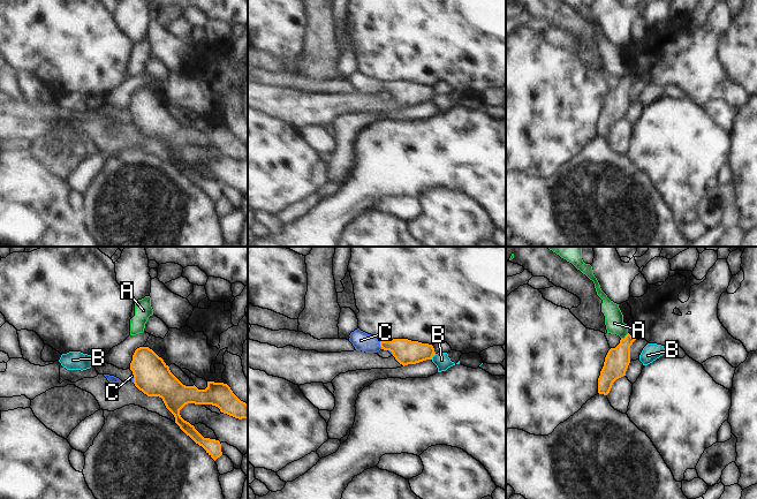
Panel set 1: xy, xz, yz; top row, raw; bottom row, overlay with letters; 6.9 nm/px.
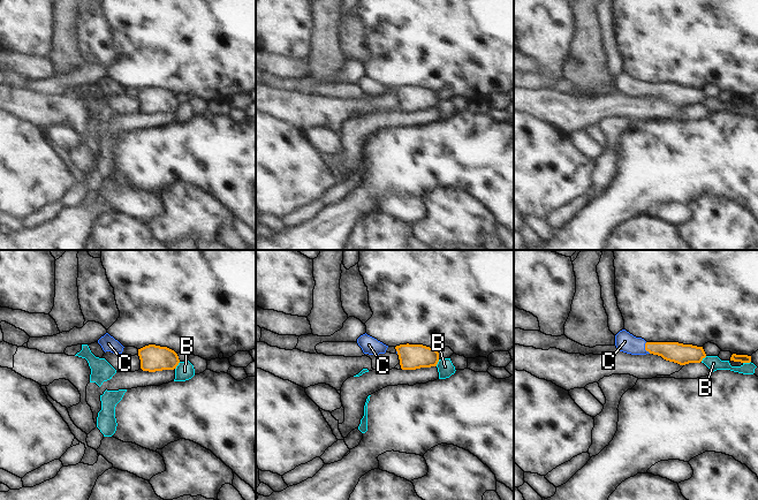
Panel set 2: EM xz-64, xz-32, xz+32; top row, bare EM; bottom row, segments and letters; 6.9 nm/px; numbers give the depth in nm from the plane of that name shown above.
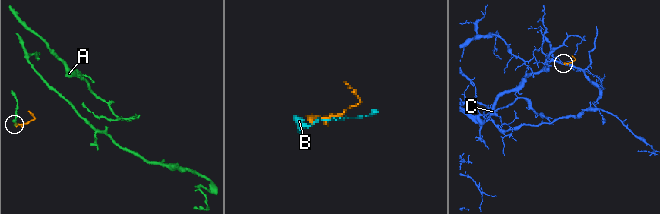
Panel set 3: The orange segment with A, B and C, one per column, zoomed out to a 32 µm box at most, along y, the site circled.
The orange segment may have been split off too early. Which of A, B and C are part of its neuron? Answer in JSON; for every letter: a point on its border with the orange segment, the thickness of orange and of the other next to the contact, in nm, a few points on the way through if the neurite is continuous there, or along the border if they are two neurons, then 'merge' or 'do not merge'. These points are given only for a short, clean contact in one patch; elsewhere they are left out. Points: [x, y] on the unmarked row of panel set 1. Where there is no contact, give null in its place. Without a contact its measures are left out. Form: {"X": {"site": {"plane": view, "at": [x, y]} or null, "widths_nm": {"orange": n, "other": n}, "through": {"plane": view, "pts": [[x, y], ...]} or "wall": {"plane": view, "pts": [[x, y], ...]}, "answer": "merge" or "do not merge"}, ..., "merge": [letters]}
{"A": {"site": {"plane": "yz", "at": [626, 78]}, "widths_nm": {"orange": 170, "other": 130}, "wall": {"plane": "yz", "pts": [[628, 75], [621, 81]]}, "answer": "do not merge"}, "B": {"site": {"plane": "xz", "at": [432, 98]}, "widths_nm": {"orange": 180, "other": 110}, "answer": "do not merge"}, "C": {"site": {"plane": "xz", "at": [380, 87]}, "widths_nm": {"orange": 180, "other": 130}, "through": {"plane": "xz", "pts": [[406, 93], [394, 88], [380, 87], [370, 87], [361, 82]]}, "answer": "merge"}, "merge": ["C"]}

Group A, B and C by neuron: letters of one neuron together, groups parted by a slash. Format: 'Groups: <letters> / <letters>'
Groups: A B / C

